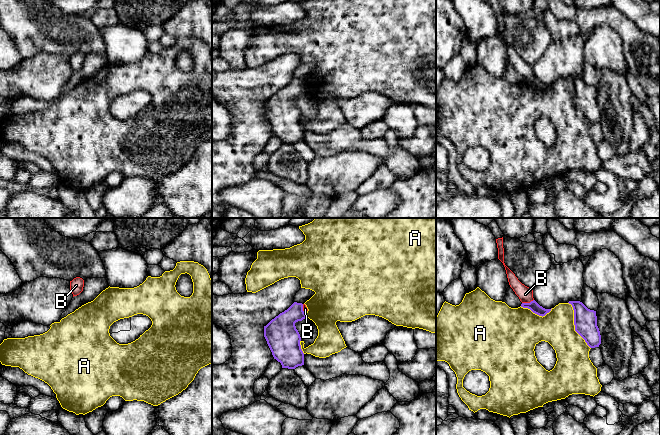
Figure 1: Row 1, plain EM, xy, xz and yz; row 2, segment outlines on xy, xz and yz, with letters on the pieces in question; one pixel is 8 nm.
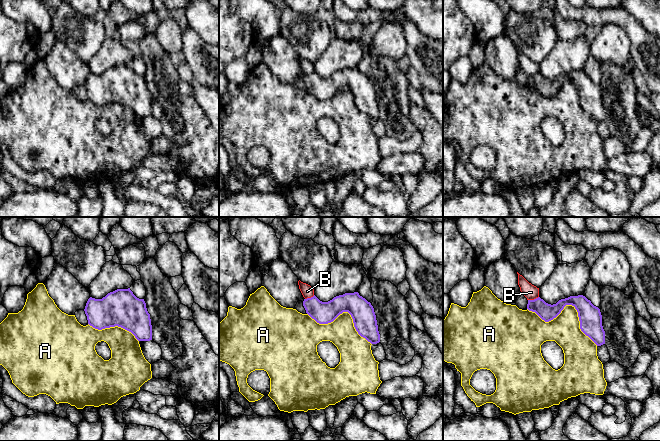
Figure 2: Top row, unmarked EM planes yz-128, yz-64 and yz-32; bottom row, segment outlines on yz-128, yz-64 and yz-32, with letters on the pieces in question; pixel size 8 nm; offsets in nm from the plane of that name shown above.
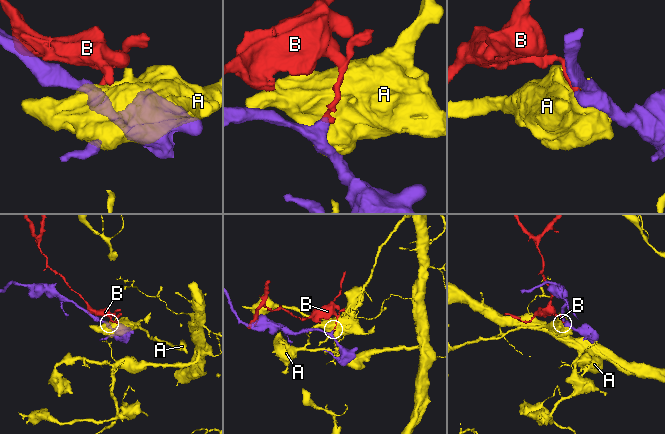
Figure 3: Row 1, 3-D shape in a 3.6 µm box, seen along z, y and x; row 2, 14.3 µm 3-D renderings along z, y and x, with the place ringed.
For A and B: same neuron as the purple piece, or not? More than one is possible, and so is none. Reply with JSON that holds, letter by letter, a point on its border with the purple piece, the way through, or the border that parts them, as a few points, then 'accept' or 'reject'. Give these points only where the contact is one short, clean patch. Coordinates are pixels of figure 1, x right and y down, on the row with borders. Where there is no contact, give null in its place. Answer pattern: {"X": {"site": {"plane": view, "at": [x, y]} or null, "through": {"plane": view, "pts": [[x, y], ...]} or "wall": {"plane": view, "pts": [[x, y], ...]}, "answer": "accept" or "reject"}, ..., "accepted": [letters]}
{"A": {"site": {"plane": "yz", "at": [574, 324]}, "answer": "reject"}, "B": {"site": {"plane": "yz", "at": [527, 303]}, "wall": {"plane": "yz", "pts": [[533, 299], [522, 303]]}, "answer": "reject"}, "accepted": []}

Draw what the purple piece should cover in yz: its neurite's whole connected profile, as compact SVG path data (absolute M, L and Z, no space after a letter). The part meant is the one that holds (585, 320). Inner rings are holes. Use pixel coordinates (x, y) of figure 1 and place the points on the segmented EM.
M569 301L574 310L575 331L585 340L590 348L599 347L601 335L597 326L596 311L588 309L580 301Z

